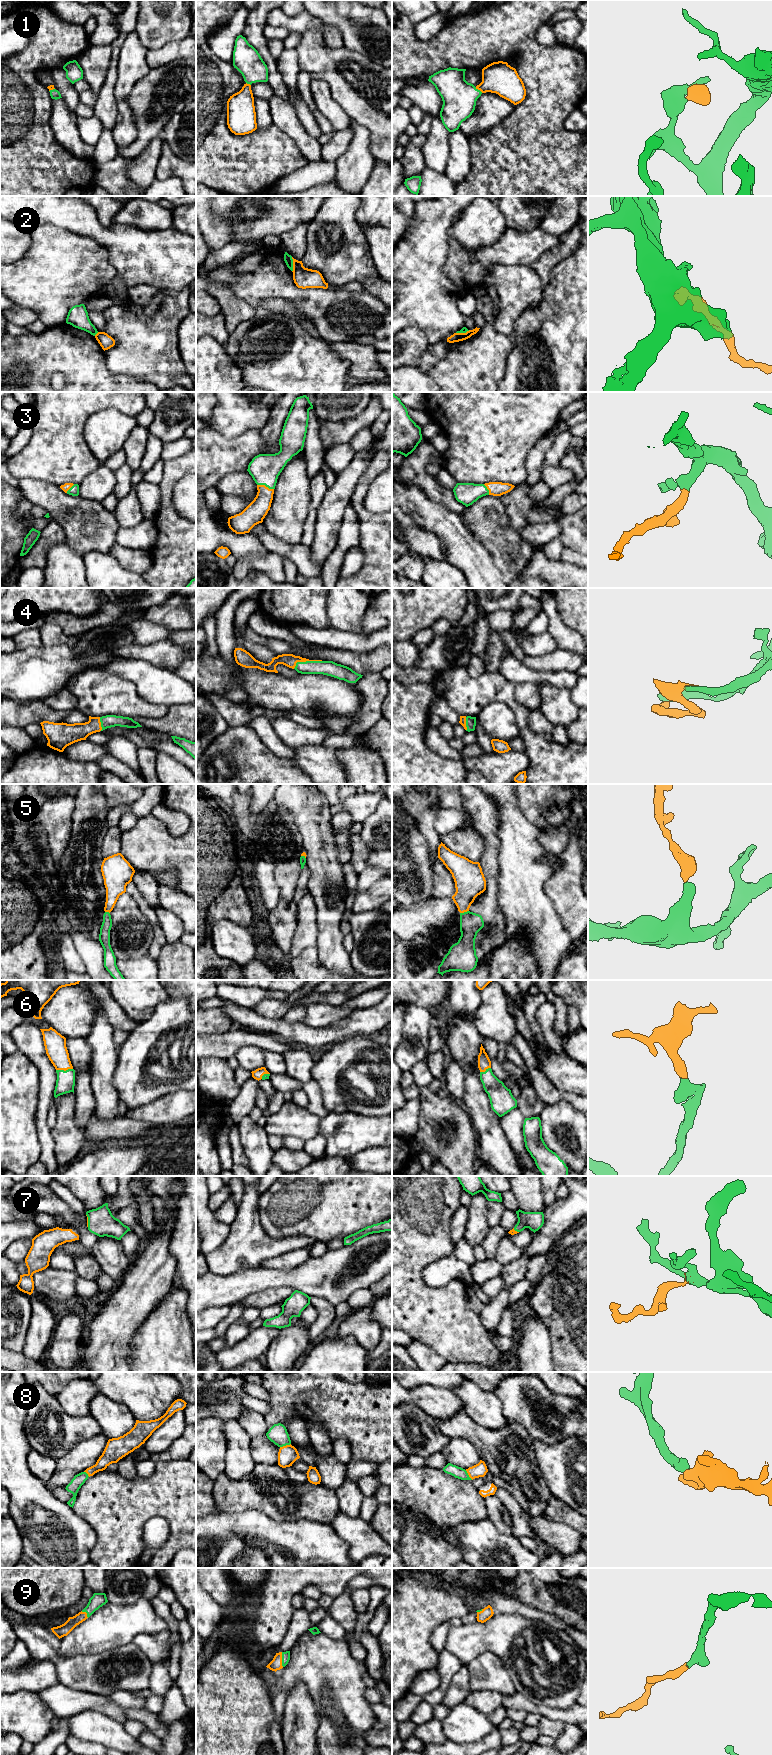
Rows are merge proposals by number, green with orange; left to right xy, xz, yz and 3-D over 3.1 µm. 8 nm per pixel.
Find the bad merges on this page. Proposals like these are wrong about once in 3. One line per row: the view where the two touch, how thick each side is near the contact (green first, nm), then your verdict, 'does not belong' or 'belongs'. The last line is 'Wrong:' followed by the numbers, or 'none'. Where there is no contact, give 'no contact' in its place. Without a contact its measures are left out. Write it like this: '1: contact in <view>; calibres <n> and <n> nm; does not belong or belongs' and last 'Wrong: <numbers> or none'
1: contact in yz; calibres 280 and 260 nm; belongs
2: contact in xz; calibres 70 and 160 nm; does not belong
3: contact in xz; calibres 240 and 170 nm; belongs
4: contact in xz; calibres 120 and 110 nm; belongs
5: contact in yz; calibres 180 and 240 nm; belongs
6: contact in xy; calibres 150 and 180 nm; belongs
7: contact in xy; calibres 220 and 20 nm; belongs
8: contact in xz; calibres 150 and 160 nm; belongs
9: contact in xz; calibres 60 and 100 nm; belongs
Wrong: 2

